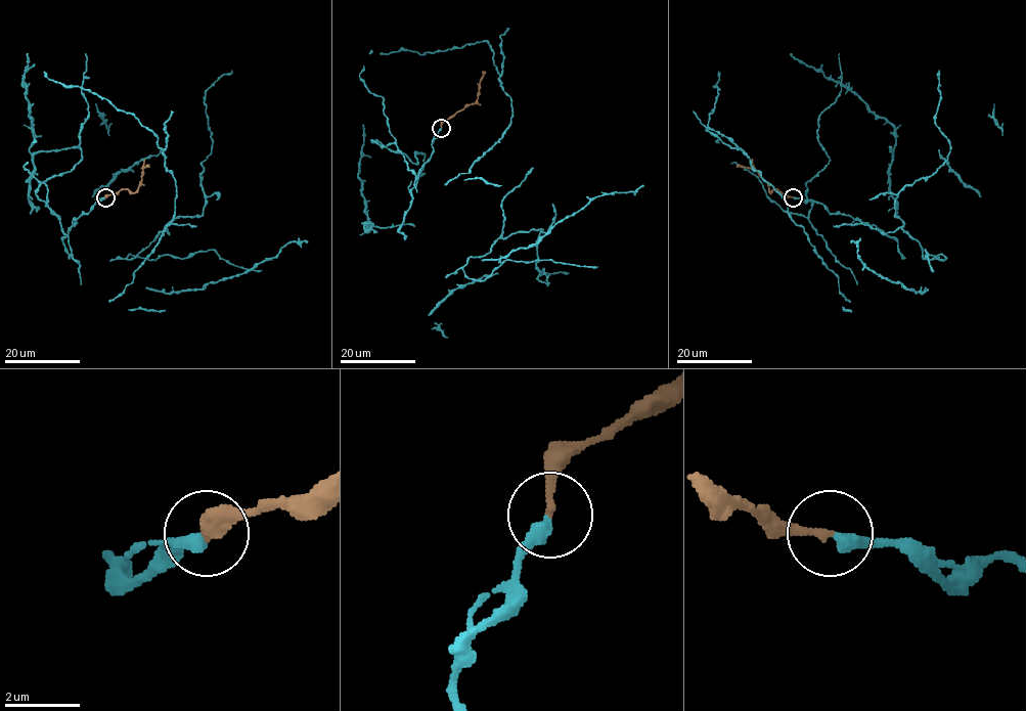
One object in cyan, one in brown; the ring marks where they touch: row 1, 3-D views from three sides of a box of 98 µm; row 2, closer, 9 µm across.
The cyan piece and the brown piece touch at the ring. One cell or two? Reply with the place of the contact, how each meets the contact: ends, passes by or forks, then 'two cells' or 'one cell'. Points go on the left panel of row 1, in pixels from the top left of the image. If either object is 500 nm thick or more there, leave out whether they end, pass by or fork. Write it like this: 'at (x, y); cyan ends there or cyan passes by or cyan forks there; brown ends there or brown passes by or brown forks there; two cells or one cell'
at (105, 197); cyan ends there; brown ends there; one cell

